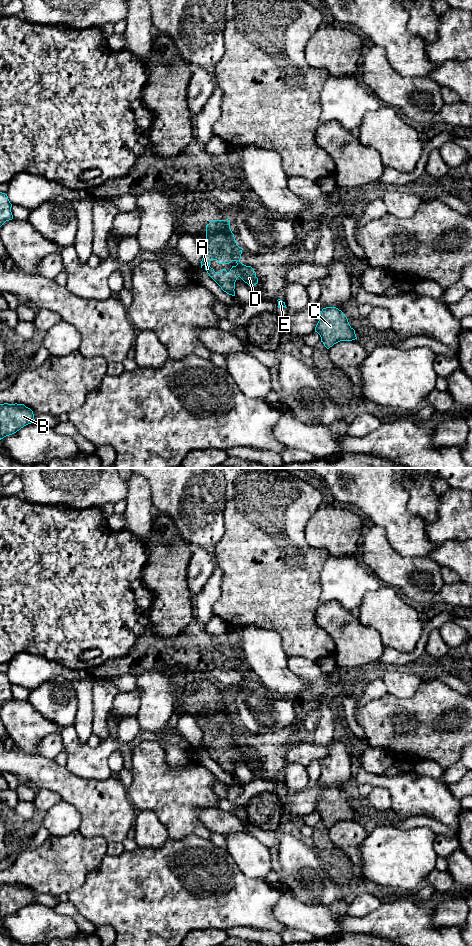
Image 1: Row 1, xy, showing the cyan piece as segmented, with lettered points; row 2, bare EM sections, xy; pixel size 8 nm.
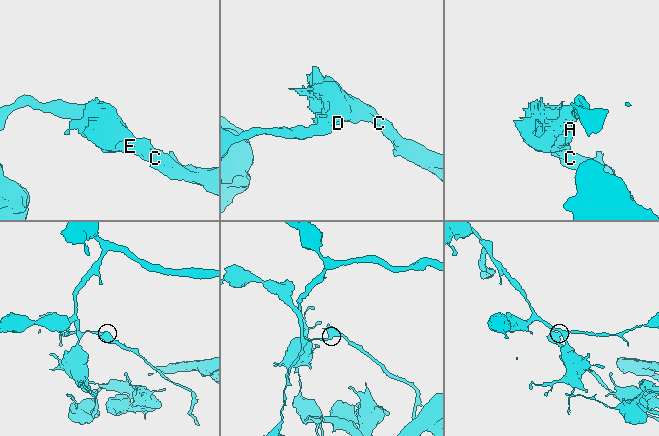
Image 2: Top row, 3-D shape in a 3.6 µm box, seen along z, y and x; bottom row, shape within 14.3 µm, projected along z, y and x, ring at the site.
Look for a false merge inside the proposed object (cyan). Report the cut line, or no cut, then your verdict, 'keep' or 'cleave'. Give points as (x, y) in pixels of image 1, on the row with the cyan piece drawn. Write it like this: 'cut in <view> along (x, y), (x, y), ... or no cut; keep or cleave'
cut in xy along (230, 234), (222, 242), (212, 242), (209, 239); cleave

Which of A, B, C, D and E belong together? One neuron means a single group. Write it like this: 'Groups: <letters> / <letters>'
Groups: A C D E / B

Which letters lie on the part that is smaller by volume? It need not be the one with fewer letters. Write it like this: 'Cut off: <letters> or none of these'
Cut off: A, C, D, E

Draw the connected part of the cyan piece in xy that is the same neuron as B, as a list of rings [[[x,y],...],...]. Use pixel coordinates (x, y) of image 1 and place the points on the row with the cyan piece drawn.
[[[0,404],[0,440],[34,422],[33,411],[24,404]]]

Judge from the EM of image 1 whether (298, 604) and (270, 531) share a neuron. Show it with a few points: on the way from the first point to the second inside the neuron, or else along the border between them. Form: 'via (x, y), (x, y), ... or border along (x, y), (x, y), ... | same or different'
via (280, 586), (270, 576), (270, 549) | same

